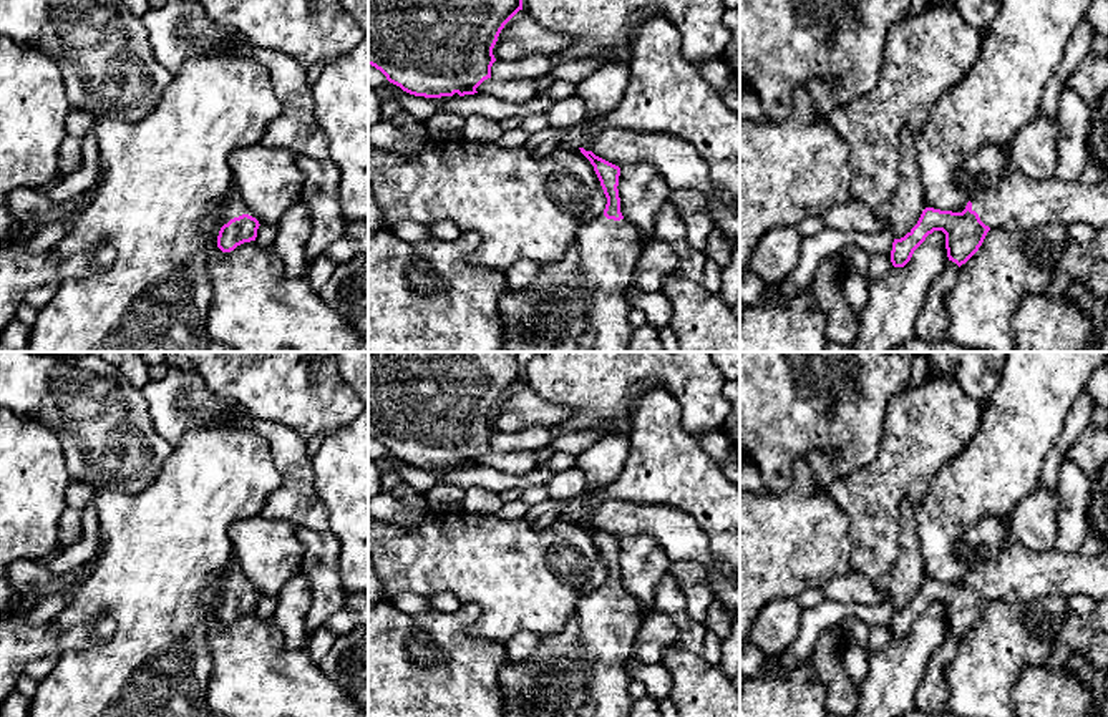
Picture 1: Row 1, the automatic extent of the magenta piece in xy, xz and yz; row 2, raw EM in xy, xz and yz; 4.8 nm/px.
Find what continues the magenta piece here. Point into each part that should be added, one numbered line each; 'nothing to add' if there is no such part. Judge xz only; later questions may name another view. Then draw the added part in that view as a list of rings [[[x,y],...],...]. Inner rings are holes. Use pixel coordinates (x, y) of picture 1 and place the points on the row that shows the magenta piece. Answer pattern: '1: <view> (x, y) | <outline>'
1: xz (609, 249) | [[[604,214],[577,231],[577,249],[586,287],[592,290],[586,315],[595,335],[594,352],[630,352],[634,327],[625,290],[644,251],[639,231],[625,219]]]

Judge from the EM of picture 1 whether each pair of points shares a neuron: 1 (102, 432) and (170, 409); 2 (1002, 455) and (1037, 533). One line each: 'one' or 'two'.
1: two
2: two

